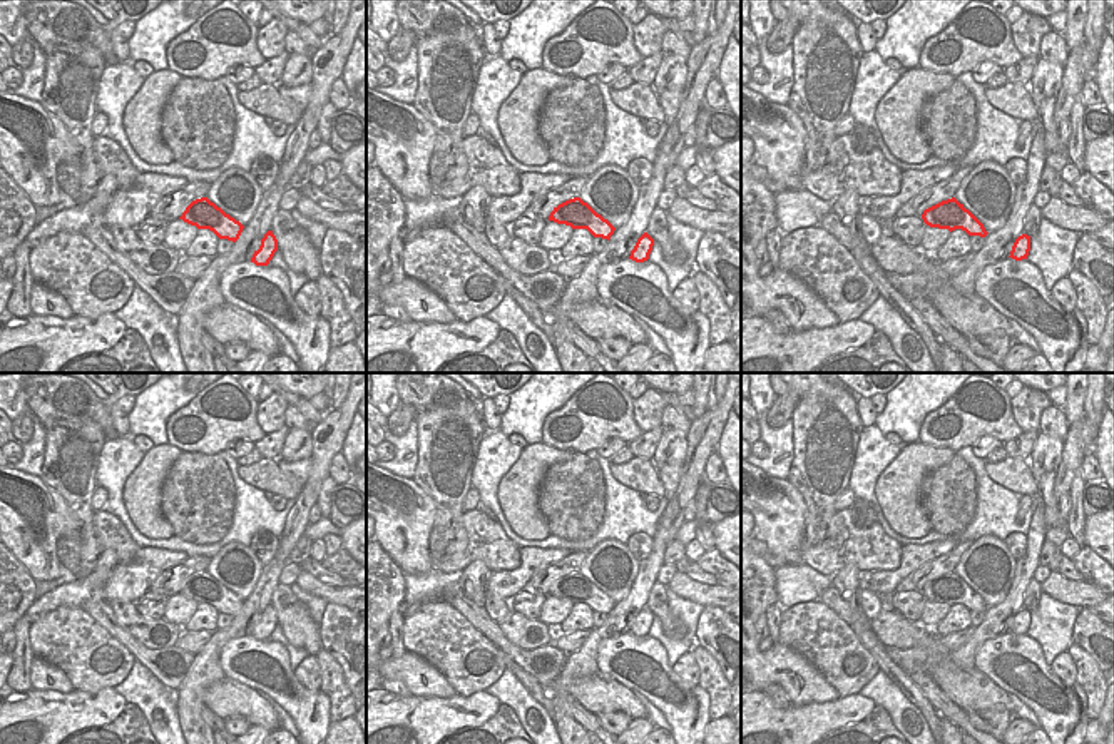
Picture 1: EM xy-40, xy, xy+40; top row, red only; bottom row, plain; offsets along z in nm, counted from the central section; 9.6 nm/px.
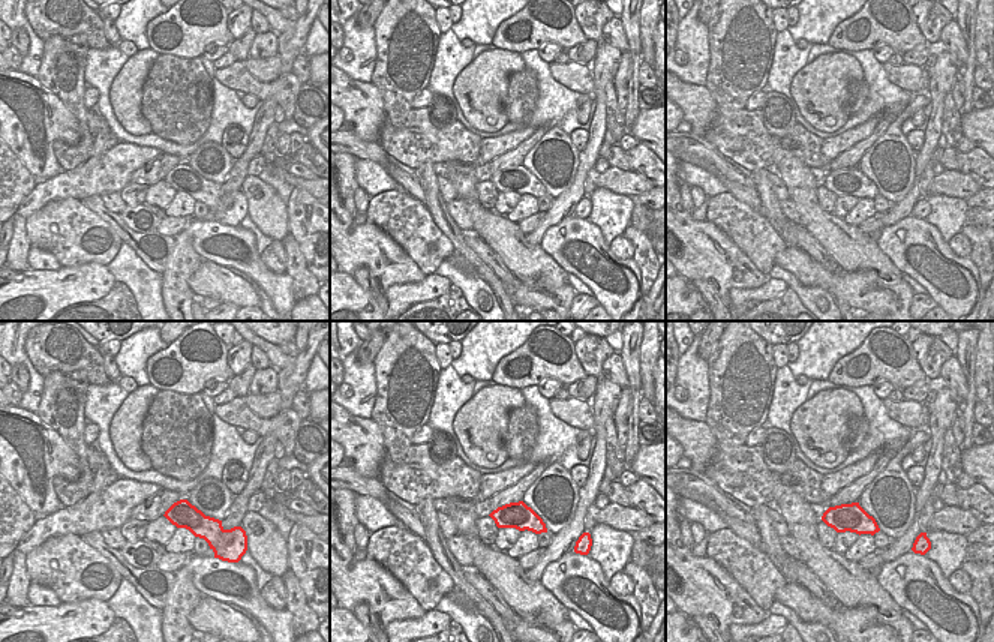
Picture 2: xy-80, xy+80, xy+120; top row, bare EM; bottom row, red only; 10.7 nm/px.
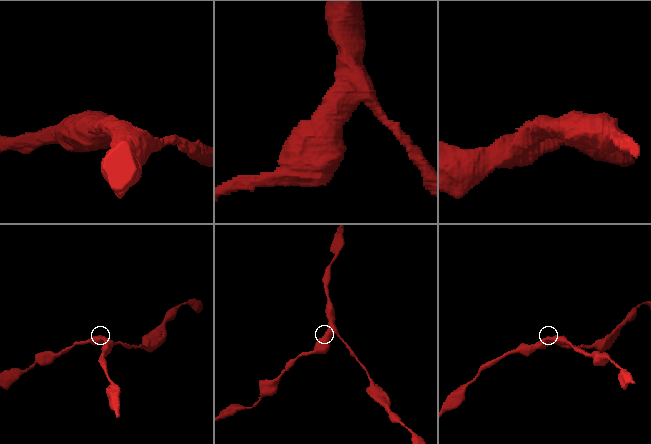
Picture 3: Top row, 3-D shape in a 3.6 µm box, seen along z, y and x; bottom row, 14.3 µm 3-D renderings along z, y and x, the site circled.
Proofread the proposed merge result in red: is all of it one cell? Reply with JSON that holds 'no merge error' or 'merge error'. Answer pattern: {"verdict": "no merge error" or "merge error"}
{"verdict": "no merge error"}

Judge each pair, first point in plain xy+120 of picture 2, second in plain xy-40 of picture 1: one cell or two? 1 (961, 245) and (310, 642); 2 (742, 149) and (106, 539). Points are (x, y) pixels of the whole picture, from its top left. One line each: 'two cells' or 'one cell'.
1: two cells
2: one cell

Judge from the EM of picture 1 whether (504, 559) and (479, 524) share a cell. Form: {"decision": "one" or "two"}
{"decision": "one"}

